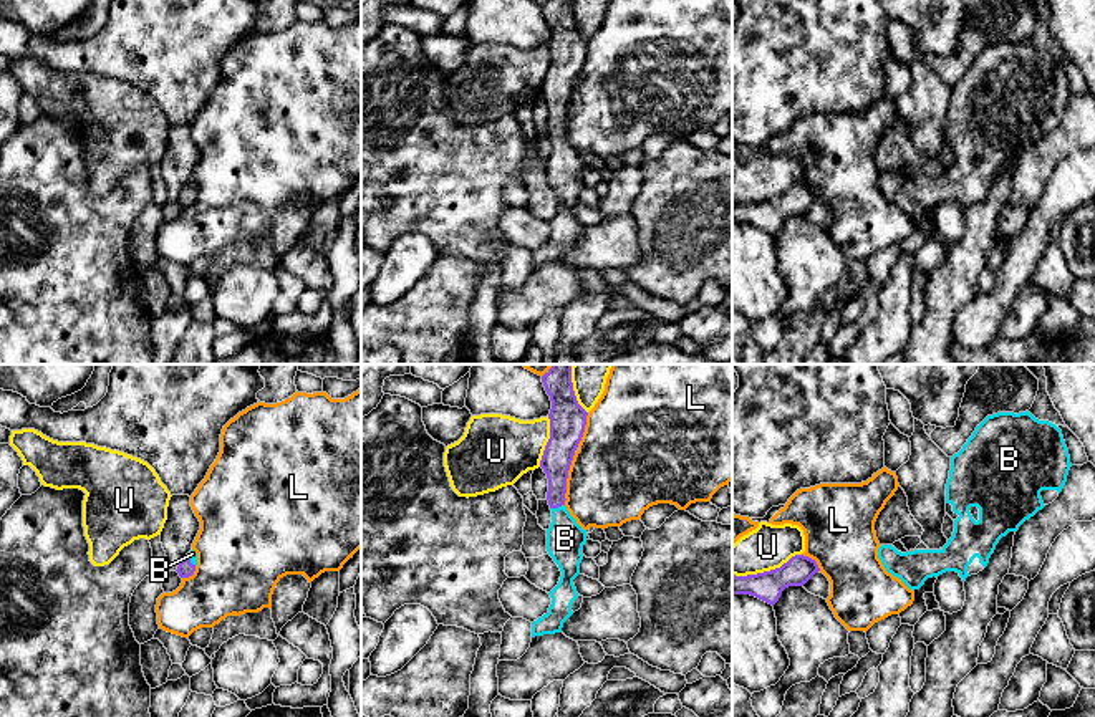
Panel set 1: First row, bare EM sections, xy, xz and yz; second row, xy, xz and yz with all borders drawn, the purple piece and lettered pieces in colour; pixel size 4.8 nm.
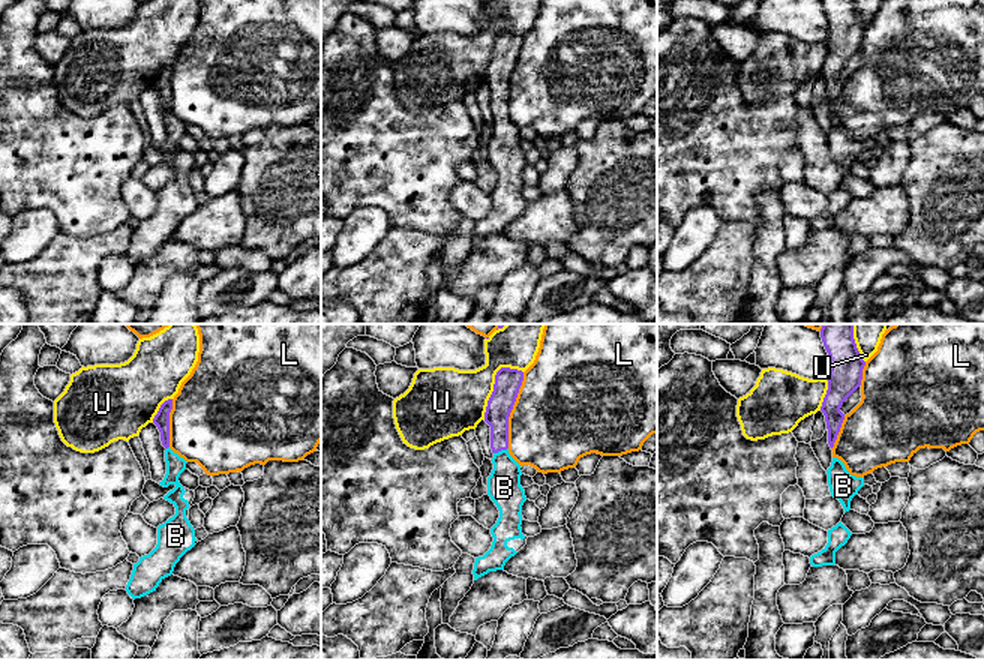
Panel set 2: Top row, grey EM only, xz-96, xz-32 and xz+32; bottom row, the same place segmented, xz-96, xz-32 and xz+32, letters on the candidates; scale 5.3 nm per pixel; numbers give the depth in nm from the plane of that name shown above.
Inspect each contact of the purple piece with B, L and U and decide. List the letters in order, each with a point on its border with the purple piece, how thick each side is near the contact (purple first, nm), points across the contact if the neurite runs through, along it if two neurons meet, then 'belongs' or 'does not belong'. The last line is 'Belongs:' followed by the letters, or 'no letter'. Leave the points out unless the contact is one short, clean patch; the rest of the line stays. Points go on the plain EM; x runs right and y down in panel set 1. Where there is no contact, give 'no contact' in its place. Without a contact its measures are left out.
B: contact xz (557, 136); calibres 150 and 190 nm; way xz (557, 86), (557, 136), (565, 168); belongs
L: contact xz (567, 106); calibres 170 and 440 nm; does not belong
U: contact yz (766, 201); calibres 140 and 220 nm; does not belong
Belongs: B

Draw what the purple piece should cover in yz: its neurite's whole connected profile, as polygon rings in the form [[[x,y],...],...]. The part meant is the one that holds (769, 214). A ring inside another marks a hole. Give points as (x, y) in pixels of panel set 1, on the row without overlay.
[[[795,184],[770,200],[747,205],[732,204],[732,224],[750,224],[774,235],[785,217],[803,215],[818,200],[815,189]]]

